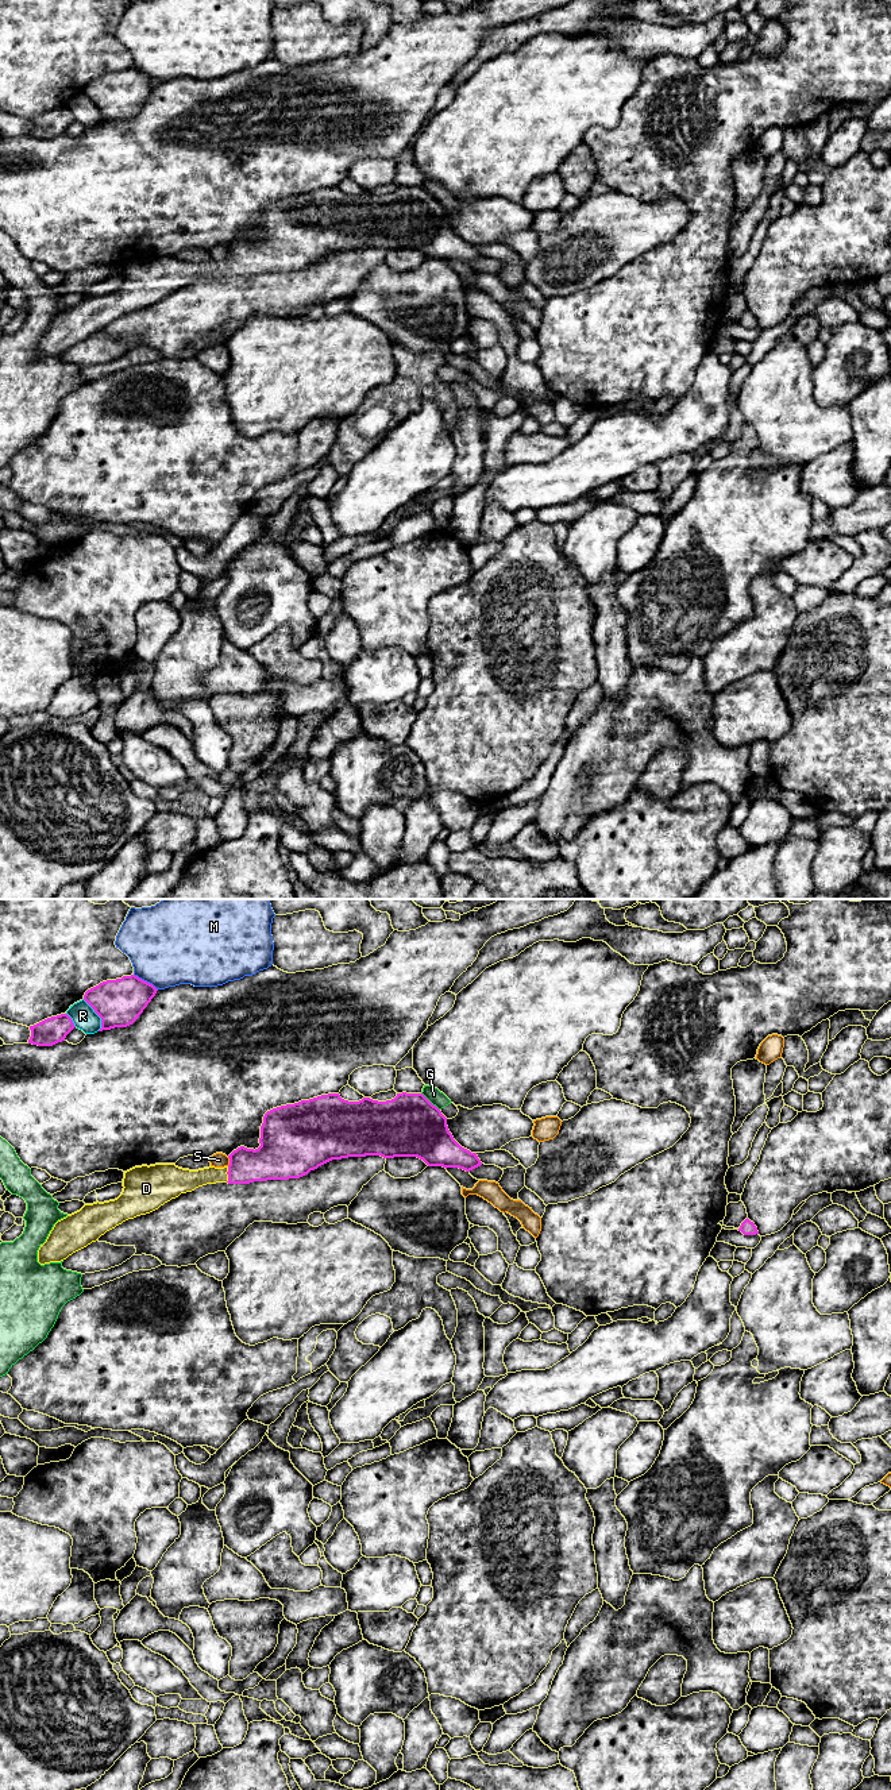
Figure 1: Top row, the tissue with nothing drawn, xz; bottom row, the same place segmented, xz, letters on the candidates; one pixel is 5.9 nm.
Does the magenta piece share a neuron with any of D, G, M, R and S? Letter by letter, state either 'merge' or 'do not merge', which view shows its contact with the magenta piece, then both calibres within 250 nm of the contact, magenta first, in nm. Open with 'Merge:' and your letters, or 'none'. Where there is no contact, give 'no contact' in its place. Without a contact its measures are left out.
Merge: D
D: merge; contact in xz; calibres 200 and 130 nm
G: do not merge; contact in xz; calibres 380 and 90 nm
M: do not merge; contact in xz; calibres 280 and 480 nm
R: do not merge; contact in xz; calibres 280 and 140 nm
S: do not merge; contact in xz; calibres 220 and 90 nm

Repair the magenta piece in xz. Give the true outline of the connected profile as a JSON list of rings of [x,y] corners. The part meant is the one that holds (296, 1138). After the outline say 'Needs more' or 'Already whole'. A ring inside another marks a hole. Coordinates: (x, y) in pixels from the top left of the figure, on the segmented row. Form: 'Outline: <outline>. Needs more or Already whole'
Outline: [[[339,1093],[321,1095],[267,1111],[261,1126],[261,1146],[234,1150],[224,1168],[189,1170],[174,1164],[135,1166],[124,1172],[122,1195],[109,1201],[85,1204],[80,1211],[58,1220],[38,1250],[40,1265],[61,1262],[96,1242],[107,1231],[128,1219],[150,1214],[181,1193],[216,1183],[250,1184],[254,1181],[300,1178],[310,1170],[348,1157],[417,1157],[428,1166],[459,1168],[470,1172],[482,1165],[477,1153],[462,1147],[447,1126],[447,1118],[423,1093],[397,1093],[392,1100],[363,1097],[348,1102]]]. Needs more

